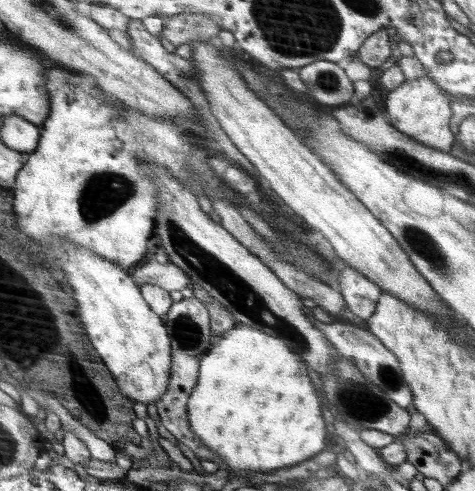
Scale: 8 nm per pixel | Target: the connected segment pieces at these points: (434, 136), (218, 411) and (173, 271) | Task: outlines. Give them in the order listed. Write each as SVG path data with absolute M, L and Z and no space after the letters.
M428 74L418 79L408 79L402 86L390 91L386 100L385 114L394 128L401 129L413 139L431 147L450 152L454 134L450 130L450 98L446 90Z
M245 324L219 336L211 350L202 356L201 376L189 412L192 429L238 473L292 467L324 450L326 426L322 420L322 404L300 354L281 337L270 336L262 329Z
M153 258L133 269L133 275L139 285L152 283L170 292L186 290L194 284L192 277L178 264L171 261L161 264Z

